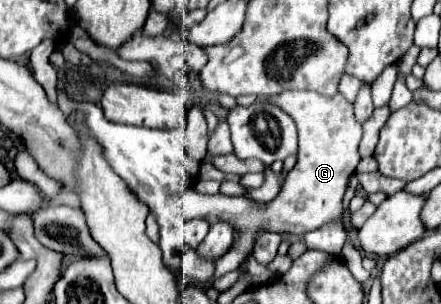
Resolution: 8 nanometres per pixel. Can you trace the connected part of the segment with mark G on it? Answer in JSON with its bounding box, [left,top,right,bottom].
[185,90,361,278]

